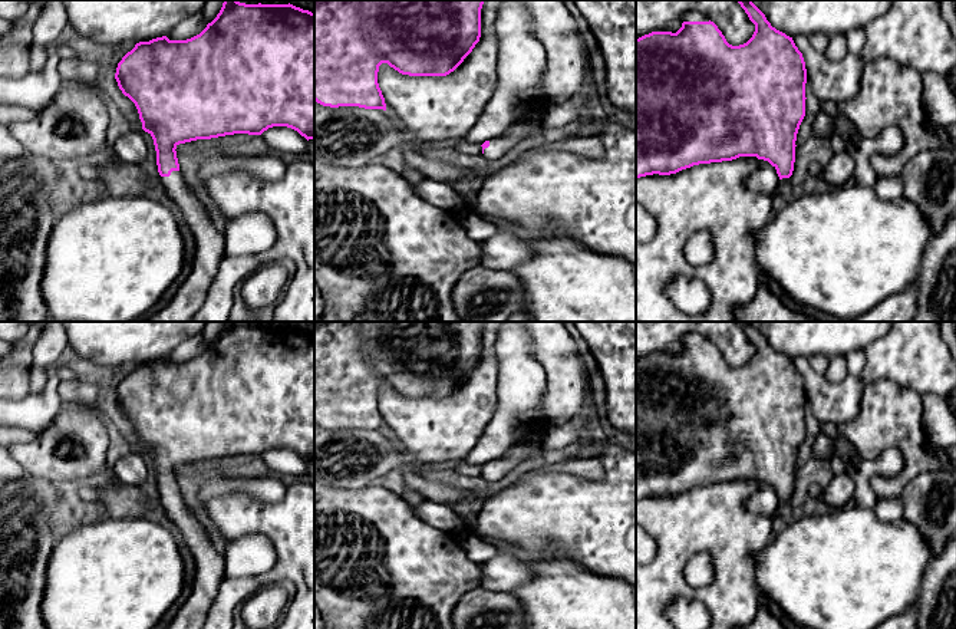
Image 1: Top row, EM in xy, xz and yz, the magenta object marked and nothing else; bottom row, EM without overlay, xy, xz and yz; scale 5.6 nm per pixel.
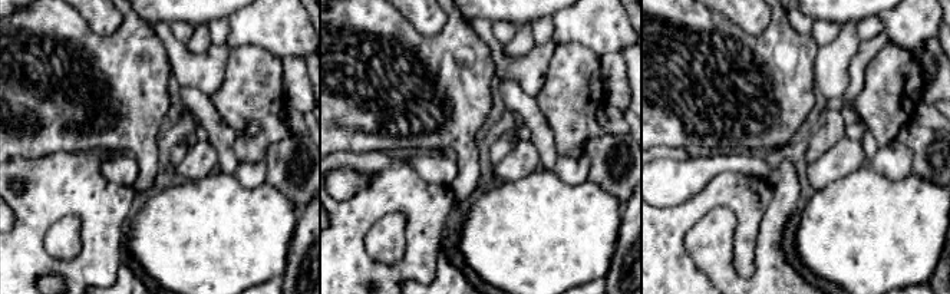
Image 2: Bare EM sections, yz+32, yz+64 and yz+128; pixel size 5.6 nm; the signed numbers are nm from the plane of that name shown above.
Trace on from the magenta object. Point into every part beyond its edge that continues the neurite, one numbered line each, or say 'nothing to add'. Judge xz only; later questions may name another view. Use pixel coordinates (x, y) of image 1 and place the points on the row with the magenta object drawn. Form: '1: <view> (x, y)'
1: xz (498, 147)

